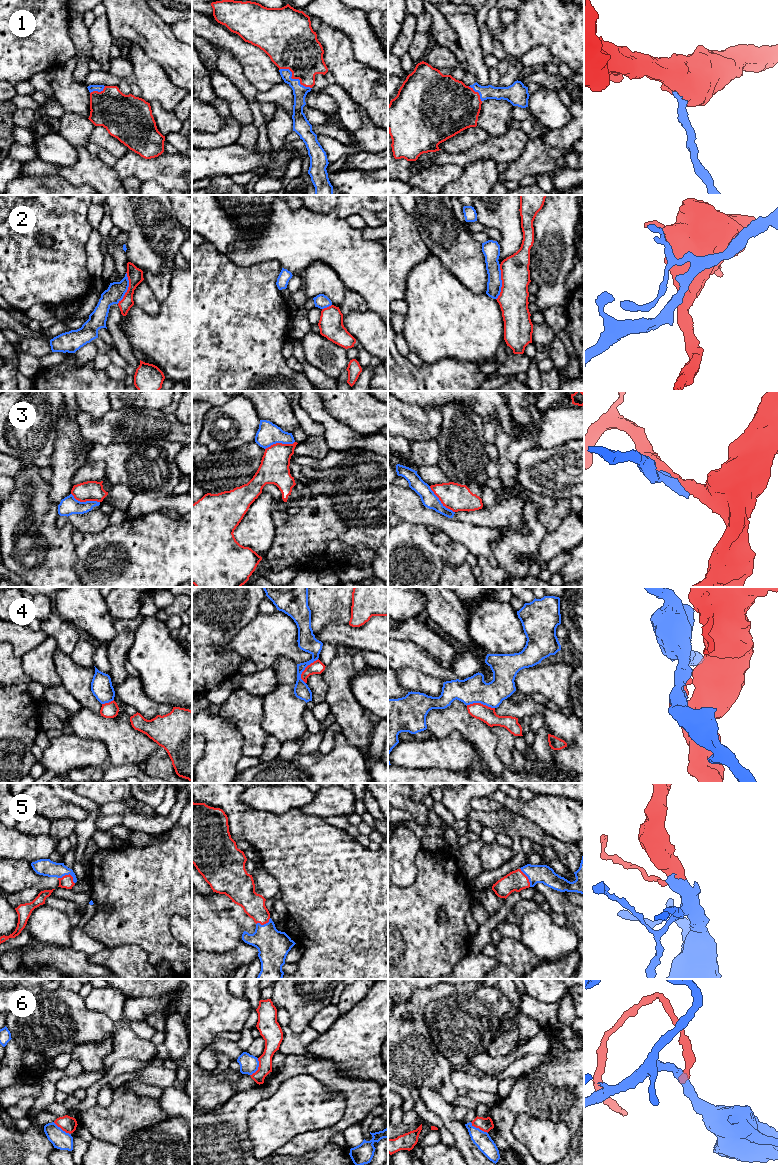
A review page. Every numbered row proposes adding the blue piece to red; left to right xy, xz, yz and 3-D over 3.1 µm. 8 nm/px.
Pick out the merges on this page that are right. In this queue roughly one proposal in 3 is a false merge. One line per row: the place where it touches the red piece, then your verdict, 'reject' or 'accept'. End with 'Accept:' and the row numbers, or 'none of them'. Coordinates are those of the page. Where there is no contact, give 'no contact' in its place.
1: contact xz (294, 78); accept
2: contact yz (502, 282); reject
3: contact yz (440, 500); reject
4: contact xz (305, 669); reject
5: contact xy (68, 875); accept
6: contact xz (258, 1067); reject
Accept: 1, 5

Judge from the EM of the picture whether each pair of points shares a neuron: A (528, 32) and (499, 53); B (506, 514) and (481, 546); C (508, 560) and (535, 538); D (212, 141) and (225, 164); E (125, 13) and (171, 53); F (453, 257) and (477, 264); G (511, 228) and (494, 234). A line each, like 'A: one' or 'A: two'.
A: two
B: two
C: one
D: two
E: one
F: one
G: two

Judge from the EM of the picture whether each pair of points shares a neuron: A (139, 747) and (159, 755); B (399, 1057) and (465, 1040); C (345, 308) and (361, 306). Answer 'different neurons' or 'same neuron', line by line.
A: different neurons
B: different neurons
C: same neuron

